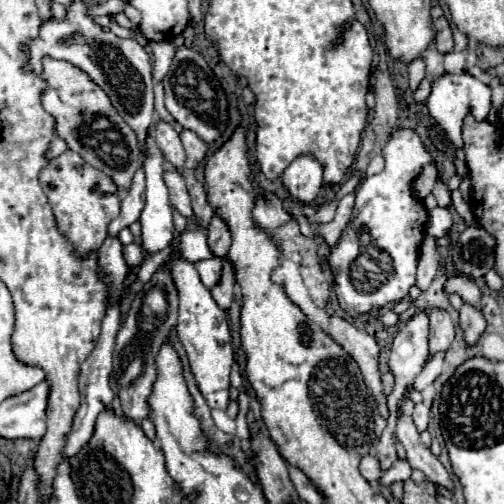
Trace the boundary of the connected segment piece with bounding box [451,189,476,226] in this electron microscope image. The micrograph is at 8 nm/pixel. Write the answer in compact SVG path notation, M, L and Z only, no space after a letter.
M459 189L451 193L452 204L457 213L462 217L465 224L470 226L476 222L475 216L469 203L465 202Z

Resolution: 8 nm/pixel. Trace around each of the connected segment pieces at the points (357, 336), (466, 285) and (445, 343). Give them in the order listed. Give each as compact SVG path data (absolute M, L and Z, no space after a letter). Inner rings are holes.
M336 316L330 318L328 334L358 362L358 368L366 380L366 386L370 388L370 394L376 400L378 414L382 418L388 418L386 394L382 390L382 378L380 378L380 368L378 368L380 348L376 344L376 340L370 334L366 334L364 330L358 330L350 322L336 318Z
M454 274L444 284L446 294L458 294L458 296L482 296L480 288L474 284L472 278L464 274Z
M446 310L430 312L430 358L438 352L446 352L454 340L454 324Z

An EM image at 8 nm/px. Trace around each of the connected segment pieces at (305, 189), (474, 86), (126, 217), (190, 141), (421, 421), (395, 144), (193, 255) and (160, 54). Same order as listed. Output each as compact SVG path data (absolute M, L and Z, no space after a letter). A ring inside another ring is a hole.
M298 156L284 170L282 184L294 202L312 204L322 188L322 166L310 156Z
M446 72L442 74L440 78L436 78L432 82L432 92L426 100L426 108L430 112L430 116L438 122L438 126L446 132L448 140L452 146L460 148L462 146L462 136L460 136L460 130L462 130L462 120L468 112L474 114L476 120L484 120L490 112L490 88L480 82L478 78L474 78L472 74L464 72L464 74L452 74L452 72Z
M140 168L134 176L132 188L122 198L122 212L116 220L108 226L108 236L118 236L122 228L128 228L132 222L140 218L140 212L144 208L144 170Z
M182 130L180 140L182 140L184 150L186 150L186 168L196 170L196 166L206 156L206 142L200 136L196 136L192 130Z
M416 404L416 406L414 406L414 424L416 424L416 428L418 428L420 432L426 430L428 420L430 420L430 408L428 408L426 404Z
M396 130L382 154L386 160L384 170L380 174L366 176L356 188L352 220L328 258L334 272L338 302L350 316L366 314L372 308L382 308L408 296L410 286L416 282L420 244L428 228L428 212L414 196L412 184L424 166L436 164L436 160L414 130Z
M198 220L182 236L182 242L180 242L178 250L190 262L198 262L198 260L204 260L204 258L212 256L212 252L208 252L208 244L206 244L206 232L200 228Z
M150 42L148 46L154 54L154 80L162 80L172 64L174 46L172 42Z

